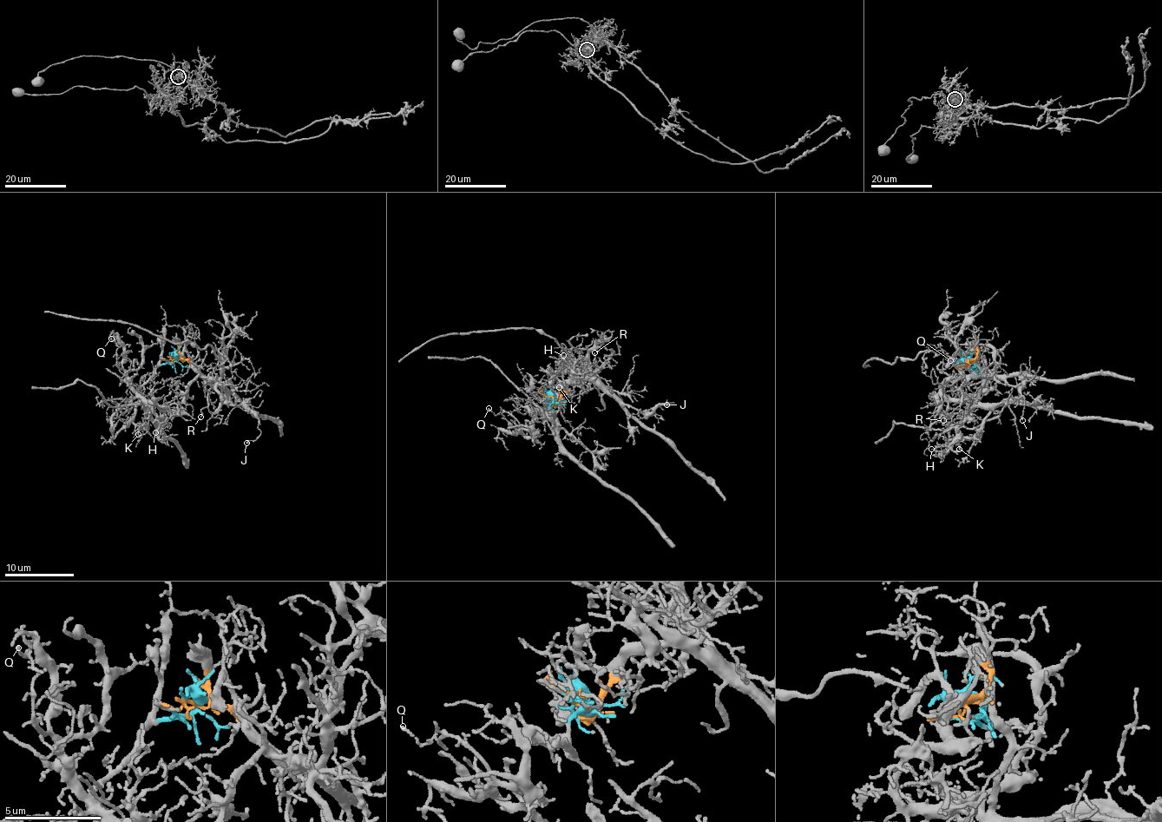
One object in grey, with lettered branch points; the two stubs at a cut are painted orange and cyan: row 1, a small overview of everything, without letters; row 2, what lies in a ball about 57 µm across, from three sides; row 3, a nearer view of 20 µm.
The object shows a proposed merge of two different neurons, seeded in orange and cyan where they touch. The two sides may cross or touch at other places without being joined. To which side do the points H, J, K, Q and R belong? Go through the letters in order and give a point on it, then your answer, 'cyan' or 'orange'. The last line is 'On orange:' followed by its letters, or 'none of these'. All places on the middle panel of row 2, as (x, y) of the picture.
H: (563, 355) | cyan
J: (666, 404) | orange
K: (559, 387) | cyan
Q: (489, 408) | cyan
R: (594, 352) | orange
On orange: J, R

